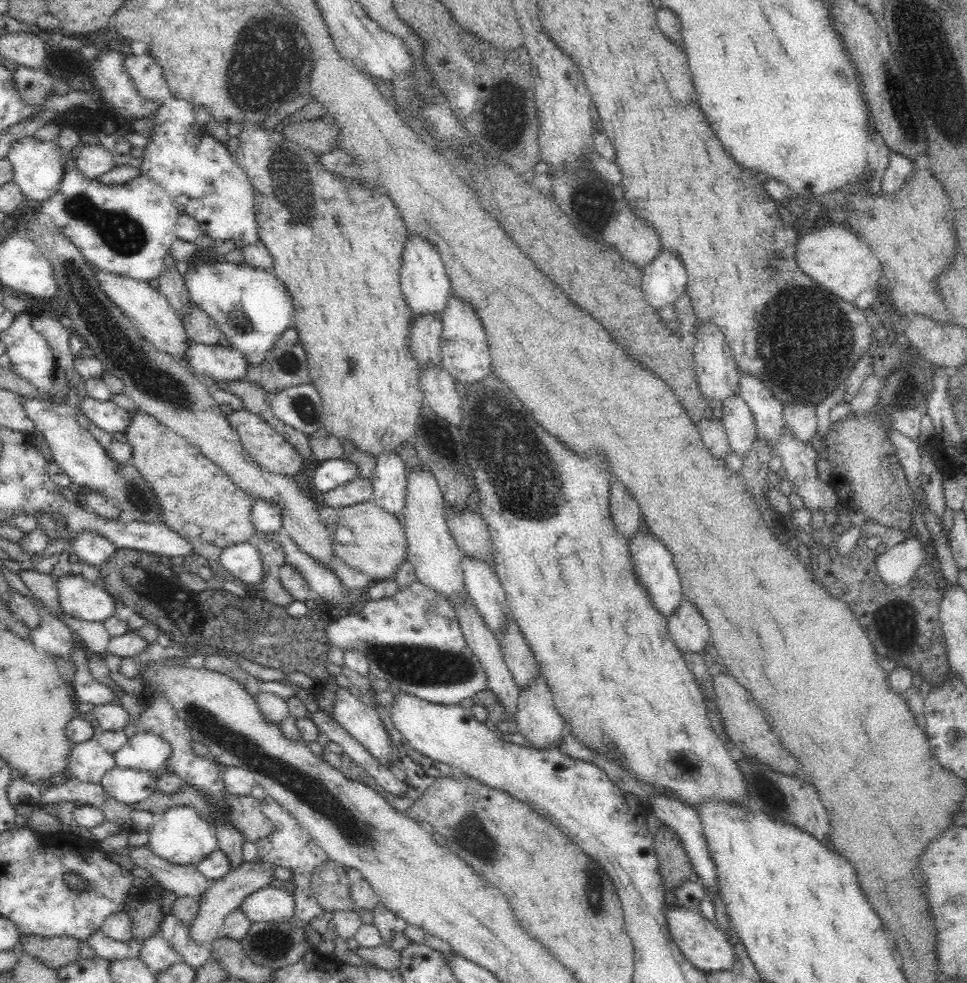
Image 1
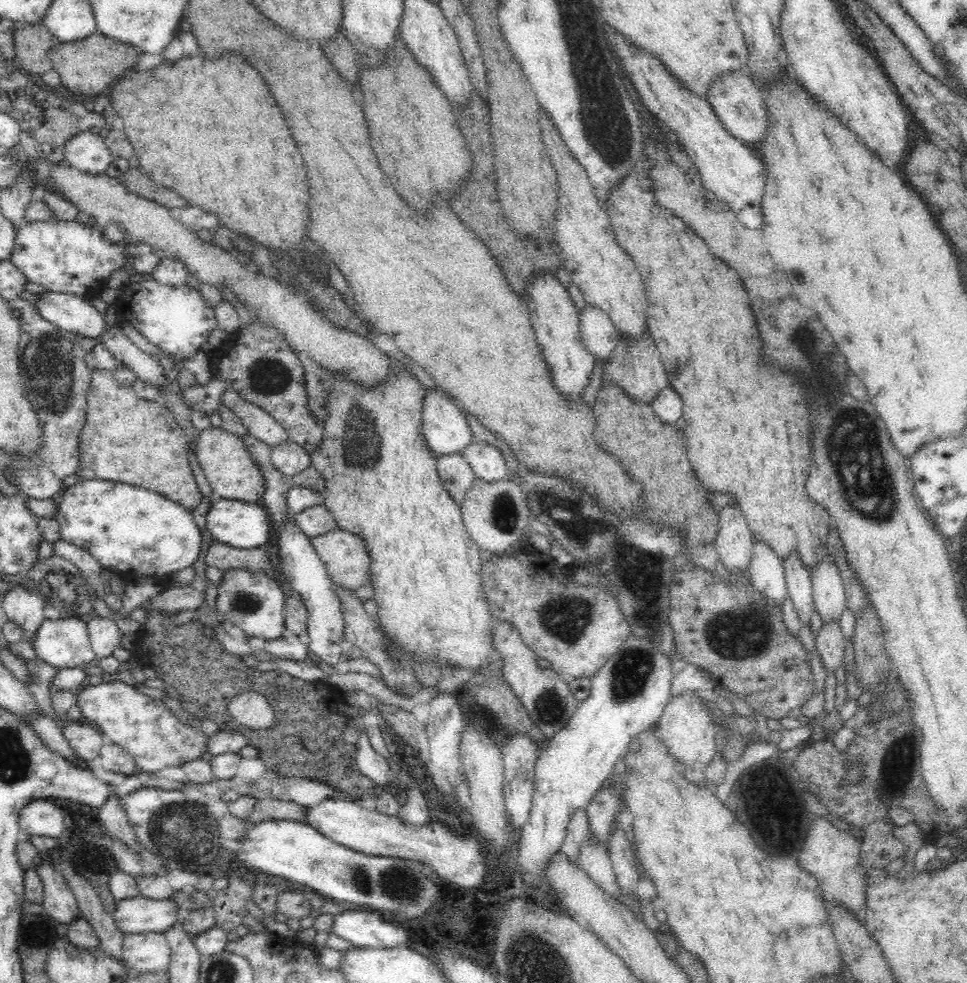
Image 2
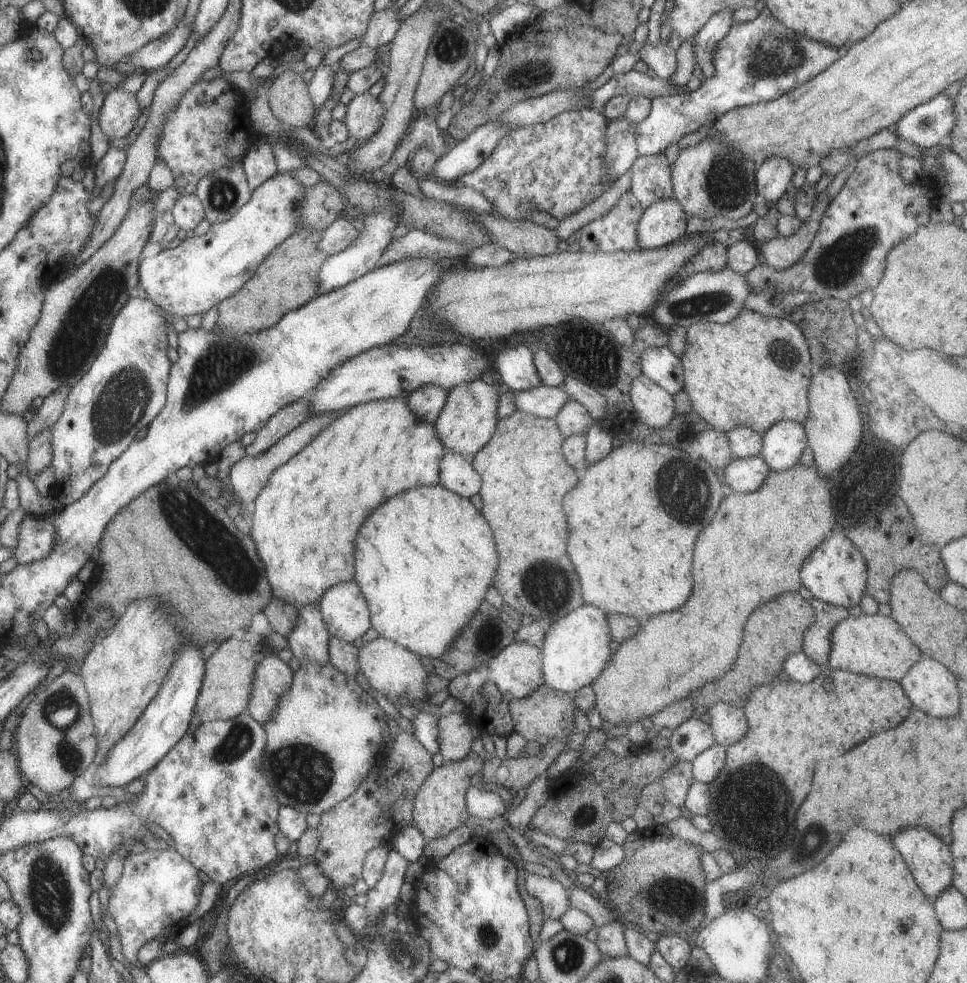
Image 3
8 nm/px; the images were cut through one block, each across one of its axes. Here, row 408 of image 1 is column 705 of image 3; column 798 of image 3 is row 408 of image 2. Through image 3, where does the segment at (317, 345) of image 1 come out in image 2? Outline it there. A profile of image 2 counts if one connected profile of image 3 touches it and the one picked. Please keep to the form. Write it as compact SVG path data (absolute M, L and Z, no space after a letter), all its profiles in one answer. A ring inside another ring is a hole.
M395 358L392 359L392 372L382 380L382 382L378 382L376 386L362 386L359 382L355 382L355 380L351 380L351 378L347 378L345 374L340 374L339 372L331 372L331 370L325 370L326 373L328 373L328 400L326 400L326 407L328 407L328 418L324 421L324 434L322 436L322 442L320 442L320 446L316 448L316 451L311 456L311 466L316 469L316 471L320 472L320 475L322 475L322 478L324 478L325 481L325 500L323 506L326 507L330 512L332 512L332 519L336 522L336 525L341 530L352 532L353 534L358 535L358 537L361 537L365 545L367 546L369 556L371 557L371 569L370 569L370 584L374 588L375 596L374 601L378 604L378 610L376 614L376 621L379 624L379 627L381 628L381 632L384 632L387 634L388 638L390 640L396 640L398 642L400 648L404 648L406 650L408 656L413 656L413 658L416 658L416 660L422 660L425 662L440 662L441 666L444 665L451 665L454 667L460 668L482 668L481 664L484 664L486 660L488 660L488 656L492 655L492 652L494 652L494 635L492 635L492 626L494 623L494 618L492 618L492 615L490 615L490 609L488 602L486 601L486 596L483 592L482 587L482 581L480 580L480 570L482 566L482 560L484 558L483 552L480 550L479 546L470 539L470 536L468 535L468 532L466 531L466 528L463 524L463 519L461 516L461 508L454 503L454 499L448 495L448 491L444 489L444 485L442 485L442 481L440 481L439 473L437 472L437 457L430 451L430 447L425 443L425 438L423 437L423 428L422 428L422 408L423 408L423 398L425 396L425 387L412 375L412 373L406 371L404 369L404 365L400 363L400 361L397 361Z

